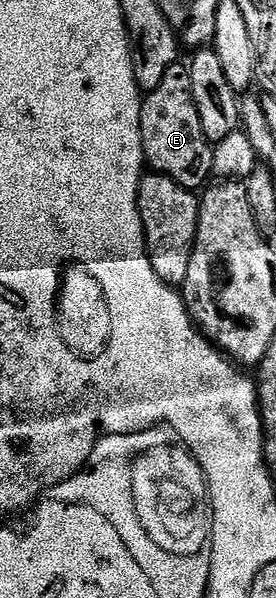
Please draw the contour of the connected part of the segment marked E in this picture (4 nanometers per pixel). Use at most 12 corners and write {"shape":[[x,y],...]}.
{"shape":[[184,71],[141,110],[145,162],[204,189],[215,152]]}

